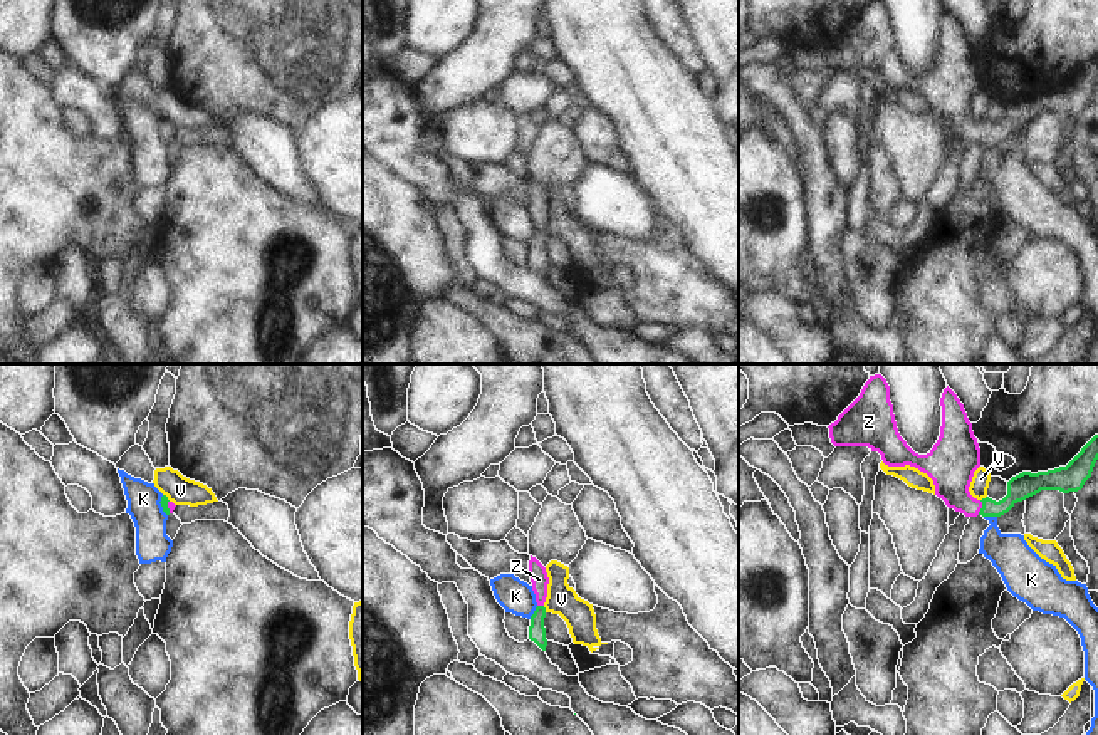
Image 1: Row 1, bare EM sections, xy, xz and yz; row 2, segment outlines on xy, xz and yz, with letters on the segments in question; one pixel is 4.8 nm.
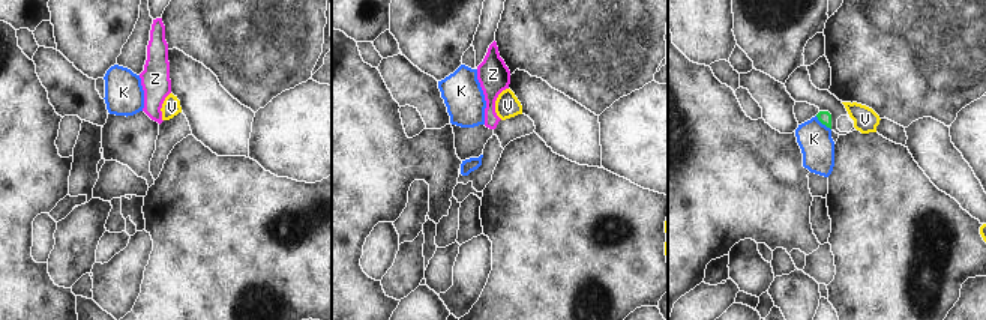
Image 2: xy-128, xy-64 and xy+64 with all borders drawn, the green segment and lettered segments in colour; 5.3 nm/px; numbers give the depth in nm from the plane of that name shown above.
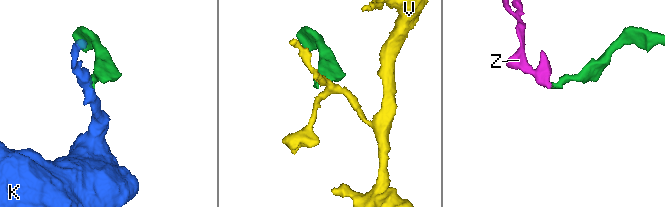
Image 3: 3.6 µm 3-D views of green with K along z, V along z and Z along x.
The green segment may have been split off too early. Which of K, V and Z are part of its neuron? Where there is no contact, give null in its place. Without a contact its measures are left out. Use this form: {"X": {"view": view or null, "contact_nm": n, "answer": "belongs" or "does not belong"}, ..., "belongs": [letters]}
{"K": {"view": "xz", "contact_nm": 80, "answer": "does not belong"}, "V": {"view": "xz", "contact_nm": 40, "answer": "does not belong"}, "Z": {"view": "yz", "contact_nm": 70, "answer": "belongs"}, "belongs": ["Z"]}

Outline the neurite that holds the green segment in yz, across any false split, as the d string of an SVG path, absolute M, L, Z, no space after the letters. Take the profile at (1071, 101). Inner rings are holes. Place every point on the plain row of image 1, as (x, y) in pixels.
M870 0L860 20L828 50L829 62L834 70L868 70L878 76L888 91L918 92L933 104L935 119L965 141L1001 141L1041 114L1078 116L1091 101L1098 84L1098 59L1066 91L1022 96L1007 106L1007 119L1002 124L977 124L969 116L974 96L980 91L972 47L949 10L942 17L940 30L940 60L927 79L918 79L898 57L886 3Z

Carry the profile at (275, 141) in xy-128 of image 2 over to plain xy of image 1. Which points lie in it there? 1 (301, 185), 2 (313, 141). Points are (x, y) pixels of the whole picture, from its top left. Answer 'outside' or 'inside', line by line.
1: outside
2: inside

